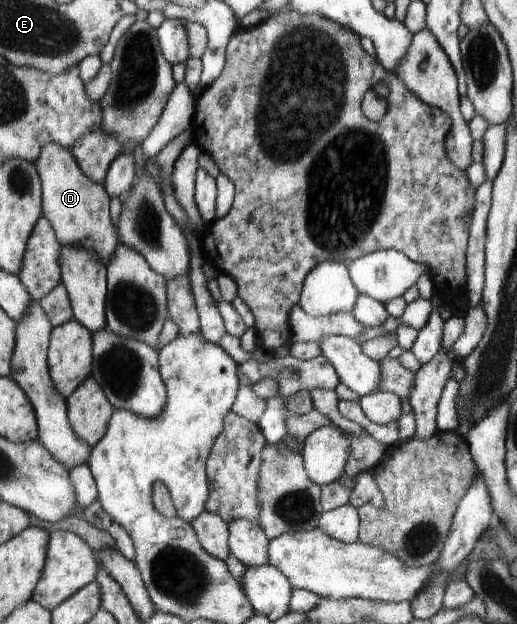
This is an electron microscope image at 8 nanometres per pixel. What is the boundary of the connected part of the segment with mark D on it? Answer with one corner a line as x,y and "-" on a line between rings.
46,142
40,150
40,158
34,163
38,178
40,179
40,186
42,191
42,214
44,218
50,222
50,226
54,229
56,238
64,244
64,246
80,246
86,250
94,250
98,254
98,258
104,264
110,264
110,258
116,252
116,246
120,244
118,239
118,232
116,226
112,224
110,218
110,196
106,194
104,186
92,182
77,165
77,162
71,152
62,148
56,142

